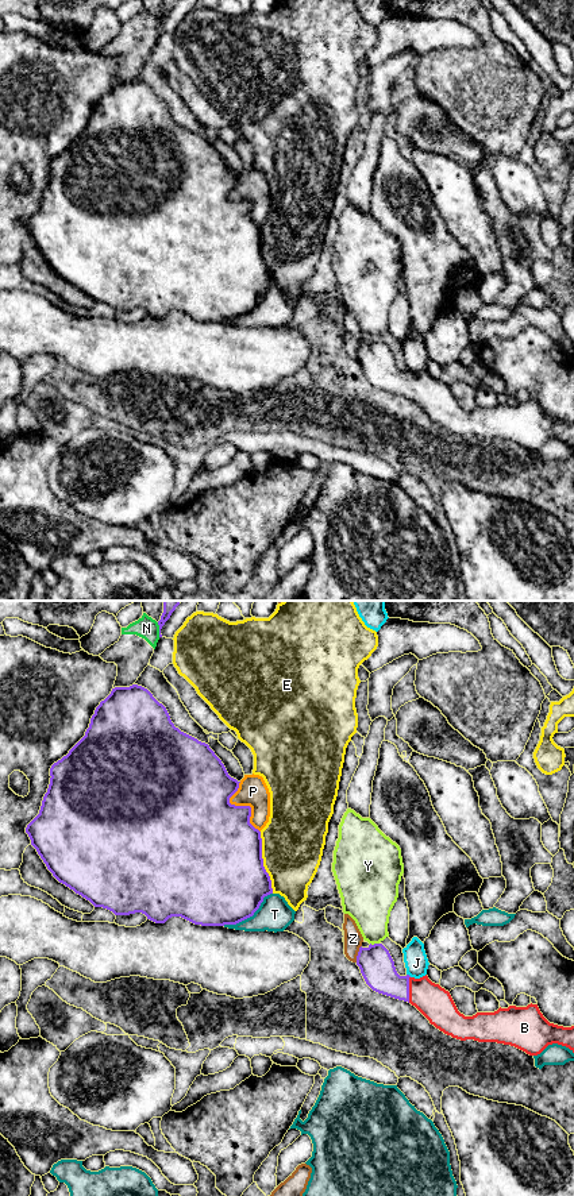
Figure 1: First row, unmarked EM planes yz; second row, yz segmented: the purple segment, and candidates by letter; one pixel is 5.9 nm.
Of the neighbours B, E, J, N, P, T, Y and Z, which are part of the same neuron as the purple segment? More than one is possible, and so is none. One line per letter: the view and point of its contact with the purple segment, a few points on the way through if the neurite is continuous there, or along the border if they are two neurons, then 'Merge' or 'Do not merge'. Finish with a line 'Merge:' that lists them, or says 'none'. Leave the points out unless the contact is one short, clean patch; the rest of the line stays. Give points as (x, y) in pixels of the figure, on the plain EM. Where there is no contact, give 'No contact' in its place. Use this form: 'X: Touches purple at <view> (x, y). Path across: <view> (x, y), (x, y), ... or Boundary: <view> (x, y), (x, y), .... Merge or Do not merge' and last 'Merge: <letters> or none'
B: Touches purple at yz (408, 385). Merge
E: Touches purple at yz (262, 258). Do not merge
J: Touches purple at yz (408, 370). Boundary: yz (407, 369), (411, 371). Do not merge
N: Touches purple at yz (160, 24). Boundary: yz (157, 18), (160, 31). Do not merge
P: Touches purple at yz (242, 201). Do not merge
T: Touches purple at yz (250, 311). Do not merge
Y: Touches purple at yz (374, 339). Do not merge
Z: Touches purple at yz (358, 348). Do not merge
Merge: B

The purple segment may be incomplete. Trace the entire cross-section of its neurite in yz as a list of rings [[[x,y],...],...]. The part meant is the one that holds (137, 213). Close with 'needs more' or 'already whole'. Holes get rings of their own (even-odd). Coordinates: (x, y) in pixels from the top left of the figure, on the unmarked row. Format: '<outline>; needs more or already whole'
[[[138,80],[112,84],[111,89],[96,103],[85,131],[66,151],[51,161],[50,171],[39,209],[27,220],[26,228],[53,271],[95,302],[107,304],[115,310],[142,308],[155,319],[181,312],[194,320],[224,321],[236,320],[253,312],[263,293],[273,289],[270,271],[263,262],[261,227],[250,219],[251,202],[230,198],[240,177],[228,170],[224,159],[208,139],[174,121],[166,103],[147,84]]]; already whole

